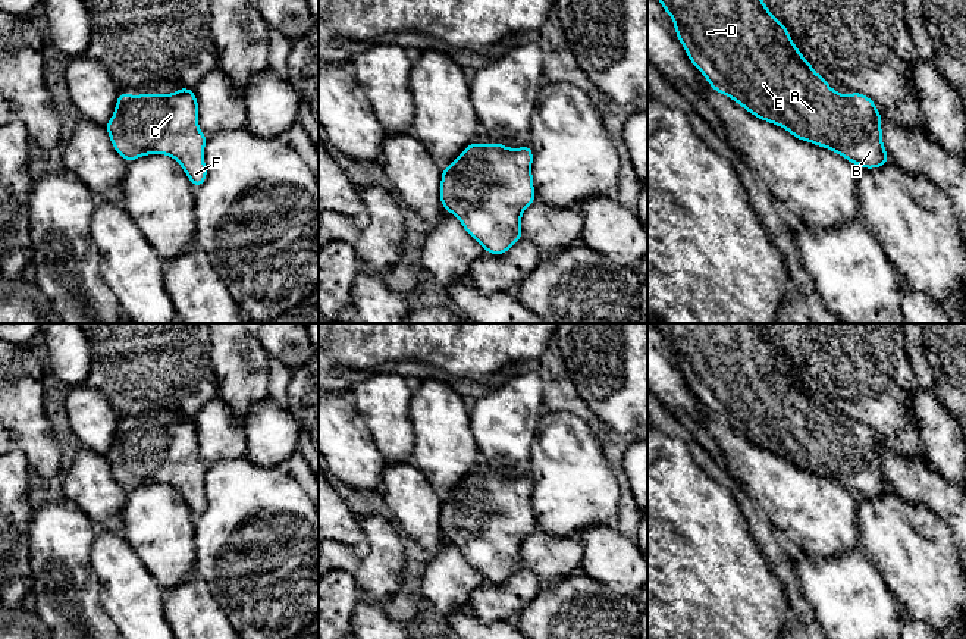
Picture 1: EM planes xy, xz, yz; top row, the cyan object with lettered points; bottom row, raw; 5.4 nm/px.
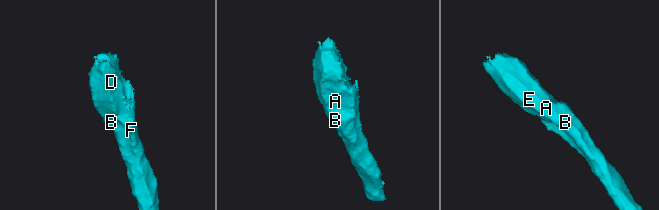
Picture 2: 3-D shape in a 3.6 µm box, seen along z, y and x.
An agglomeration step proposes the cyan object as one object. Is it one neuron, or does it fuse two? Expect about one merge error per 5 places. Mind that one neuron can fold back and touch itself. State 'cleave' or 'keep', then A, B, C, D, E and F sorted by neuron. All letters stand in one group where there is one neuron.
keep; A B C D E F

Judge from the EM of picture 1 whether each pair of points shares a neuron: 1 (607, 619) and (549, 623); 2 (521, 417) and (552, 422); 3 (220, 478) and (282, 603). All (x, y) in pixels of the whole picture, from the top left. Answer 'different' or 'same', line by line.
1: same
2: different
3: same

